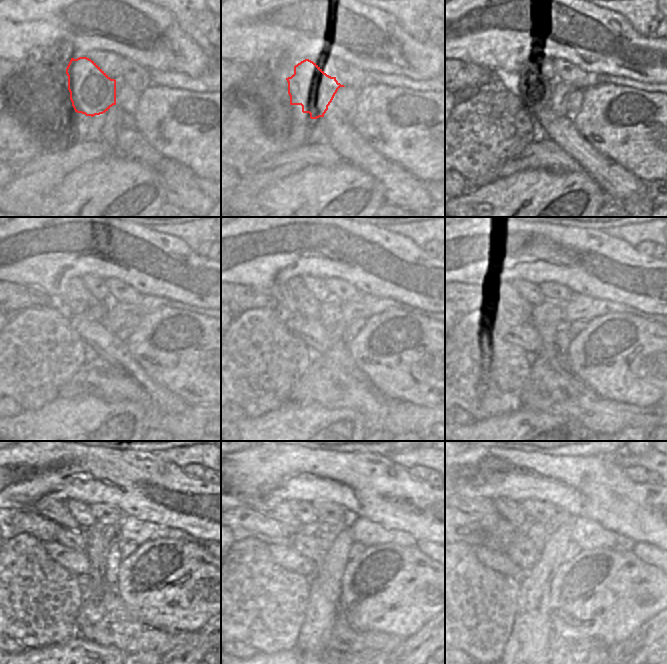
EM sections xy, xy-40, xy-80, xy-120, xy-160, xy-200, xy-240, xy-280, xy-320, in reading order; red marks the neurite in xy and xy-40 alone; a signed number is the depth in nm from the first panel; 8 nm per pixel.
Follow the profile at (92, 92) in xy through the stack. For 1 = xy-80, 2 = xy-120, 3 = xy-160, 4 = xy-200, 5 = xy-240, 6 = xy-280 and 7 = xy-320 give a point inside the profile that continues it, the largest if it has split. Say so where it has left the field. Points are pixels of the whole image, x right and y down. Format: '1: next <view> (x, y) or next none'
1: next xy-80 (536, 89)
2: next xy-120 (76, 299)
3: next xy-160 (293, 298)
4: next xy-200 (512, 304)
5: next xy-240 (56, 511)
6: next xy-280 (279, 510)
7: next xy-320 (481, 505)

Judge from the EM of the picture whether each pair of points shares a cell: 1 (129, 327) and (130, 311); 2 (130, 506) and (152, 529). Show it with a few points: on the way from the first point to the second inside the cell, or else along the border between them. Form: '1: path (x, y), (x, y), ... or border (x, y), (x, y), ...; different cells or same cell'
1: border (139, 316), (133, 315), (129, 317), (116, 333); different cells
2: border (124, 516), (134, 516), (166, 526); different cells

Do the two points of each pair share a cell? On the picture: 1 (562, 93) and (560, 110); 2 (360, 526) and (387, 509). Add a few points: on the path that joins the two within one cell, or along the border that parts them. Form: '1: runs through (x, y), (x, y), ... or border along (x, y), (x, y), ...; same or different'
1: runs through (561, 97), (560, 106); same
2: border along (349, 513), (391, 529); different

